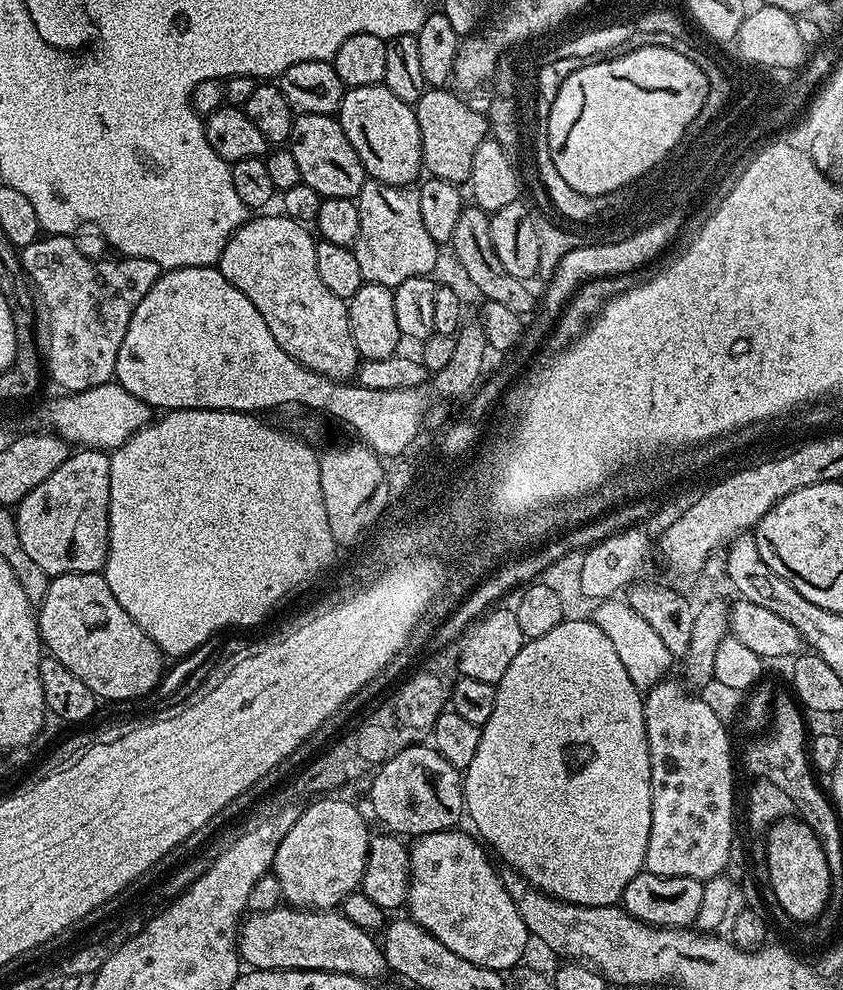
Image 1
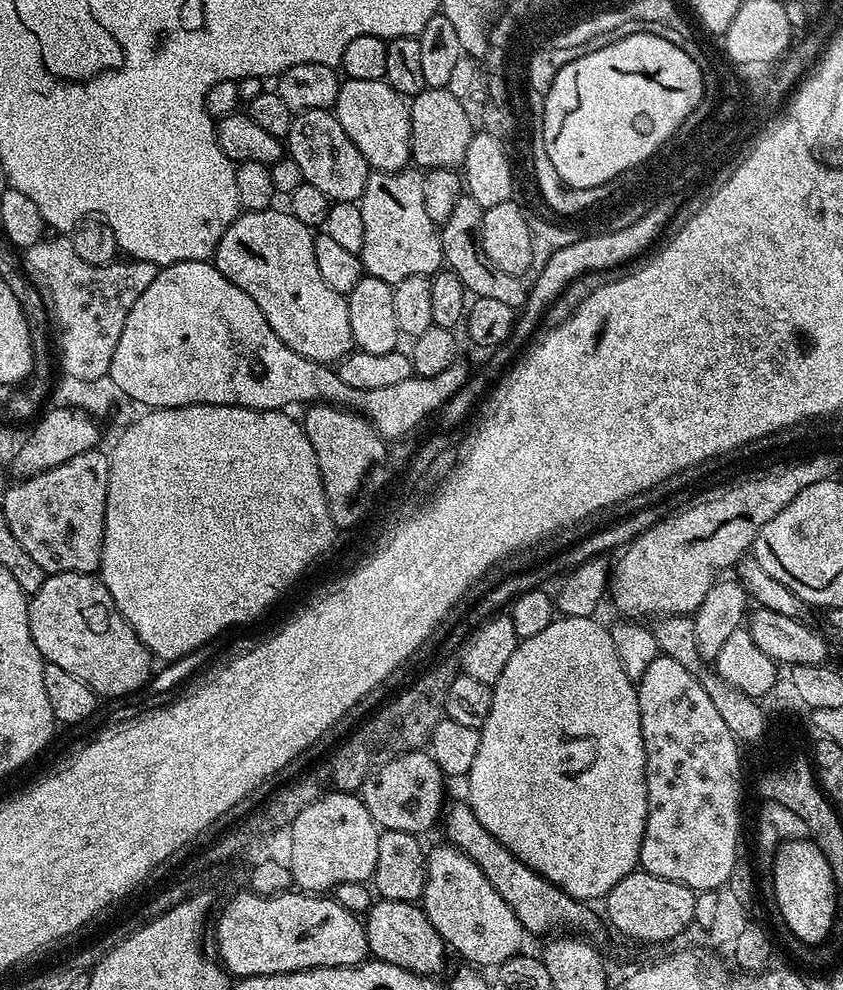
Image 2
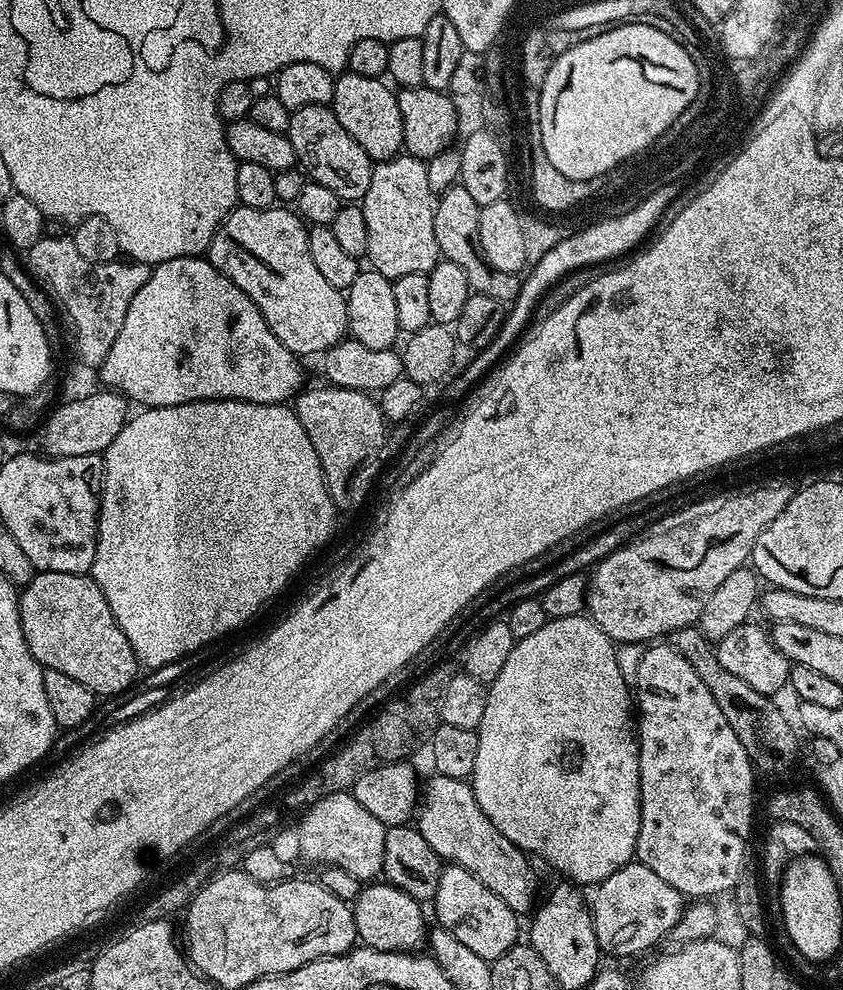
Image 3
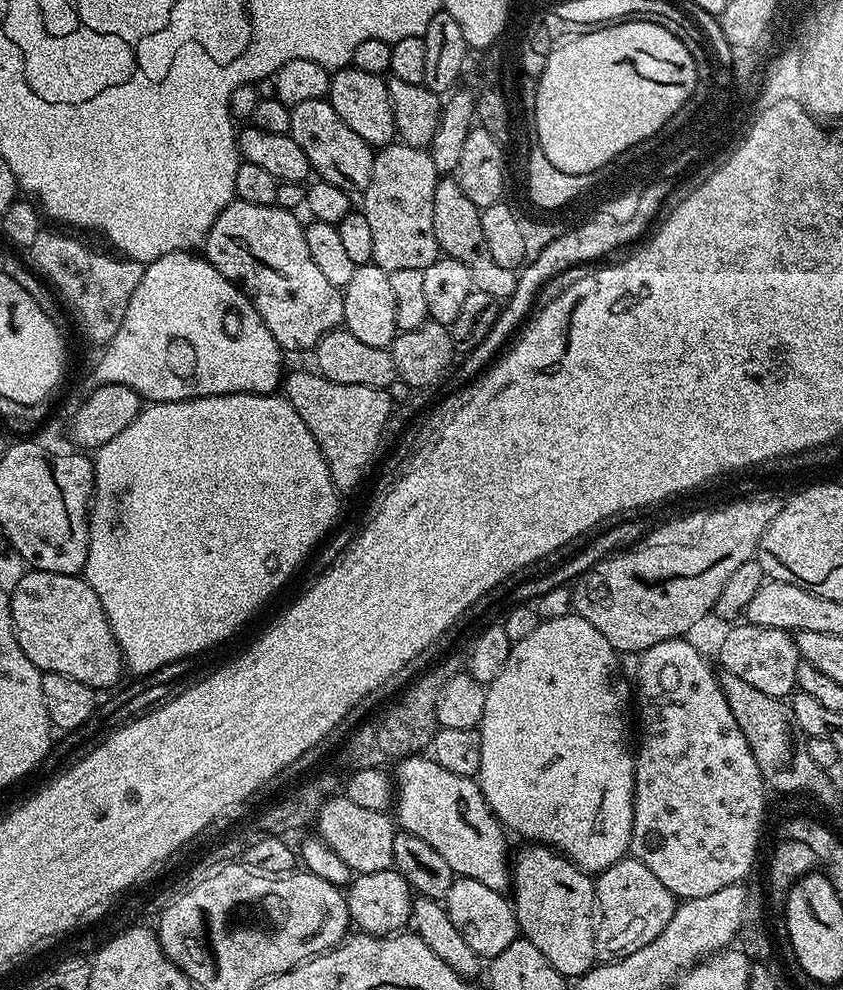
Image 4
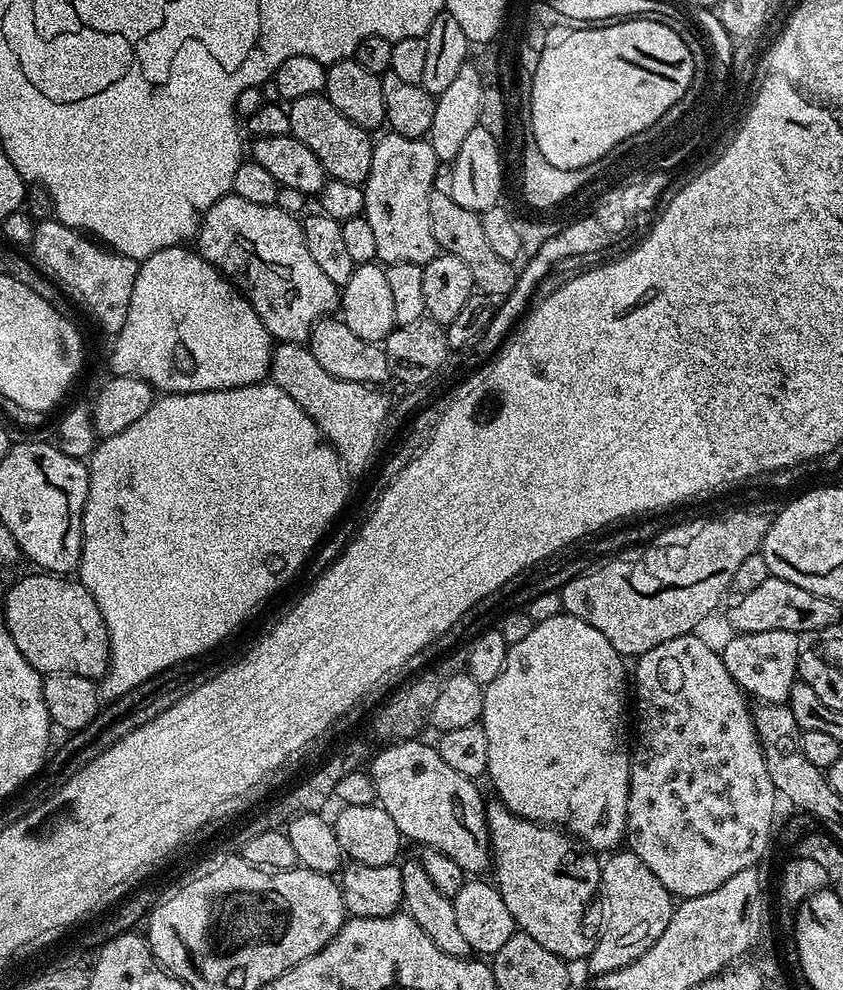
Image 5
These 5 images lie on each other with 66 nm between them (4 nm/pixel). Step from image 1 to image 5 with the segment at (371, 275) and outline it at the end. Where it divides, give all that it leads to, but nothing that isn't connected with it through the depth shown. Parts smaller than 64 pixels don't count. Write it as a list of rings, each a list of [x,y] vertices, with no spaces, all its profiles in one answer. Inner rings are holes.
[[[391,130],[372,145],[370,174],[364,181],[364,210],[378,246],[376,260],[387,266],[398,262],[429,264],[438,249],[430,222],[430,198],[436,184],[438,161],[427,138],[406,138]]]

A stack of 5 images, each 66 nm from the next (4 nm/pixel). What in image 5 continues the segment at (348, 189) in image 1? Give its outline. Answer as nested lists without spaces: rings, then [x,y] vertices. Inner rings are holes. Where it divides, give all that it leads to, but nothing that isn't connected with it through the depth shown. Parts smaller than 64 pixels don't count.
[[[323,94],[291,101],[286,111],[290,118],[290,134],[315,154],[331,179],[363,185],[370,174],[374,143],[373,137],[368,137],[371,136],[369,129],[350,122],[350,118],[346,118],[346,114],[342,114],[342,110]]]

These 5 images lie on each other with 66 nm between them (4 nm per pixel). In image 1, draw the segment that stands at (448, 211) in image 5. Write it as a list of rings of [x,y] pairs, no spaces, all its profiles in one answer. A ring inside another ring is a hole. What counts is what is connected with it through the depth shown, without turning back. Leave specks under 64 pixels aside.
[[[475,206],[465,207],[464,213],[458,218],[458,227],[454,229],[450,251],[456,255],[461,270],[468,275],[469,282],[481,292],[484,300],[507,306],[522,318],[527,317],[537,307],[537,297],[531,296],[525,289],[524,281],[514,278],[514,274],[509,274],[503,268],[502,262],[498,262],[498,254],[494,254],[494,246],[490,238],[489,213]]]

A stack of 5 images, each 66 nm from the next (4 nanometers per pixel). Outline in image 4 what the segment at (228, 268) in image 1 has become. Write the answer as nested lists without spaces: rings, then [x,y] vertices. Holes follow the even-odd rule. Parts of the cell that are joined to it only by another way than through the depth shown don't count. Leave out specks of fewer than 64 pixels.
[[[233,199],[214,218],[214,226],[210,226],[202,245],[206,259],[242,289],[262,322],[266,322],[266,330],[289,353],[315,349],[326,333],[337,331],[344,322],[343,291],[335,288],[310,258],[304,224],[298,217],[296,212],[271,204],[254,206]]]

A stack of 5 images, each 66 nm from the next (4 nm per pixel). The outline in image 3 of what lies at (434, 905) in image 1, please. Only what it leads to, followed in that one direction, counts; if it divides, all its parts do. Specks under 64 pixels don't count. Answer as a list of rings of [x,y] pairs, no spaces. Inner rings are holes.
[[[448,864],[441,867],[435,904],[435,923],[450,930],[450,934],[454,934],[454,938],[458,938],[462,946],[474,950],[474,954],[478,954],[483,960],[494,961],[506,954],[512,944],[517,943],[516,913],[510,910],[510,906],[506,906],[506,902],[502,902],[502,898],[498,898],[498,894],[486,890],[486,886],[482,886],[482,882],[478,882],[478,878],[474,878],[474,874],[470,874],[470,870],[462,866]]]

